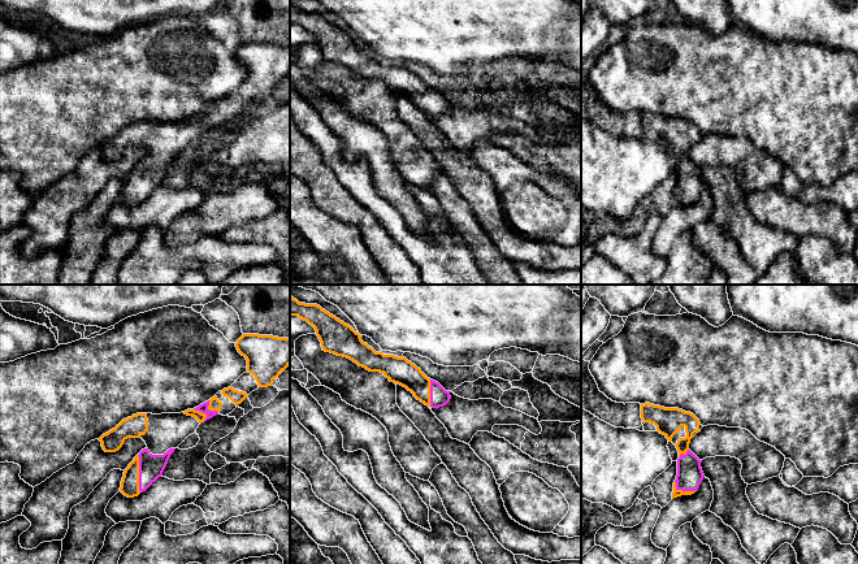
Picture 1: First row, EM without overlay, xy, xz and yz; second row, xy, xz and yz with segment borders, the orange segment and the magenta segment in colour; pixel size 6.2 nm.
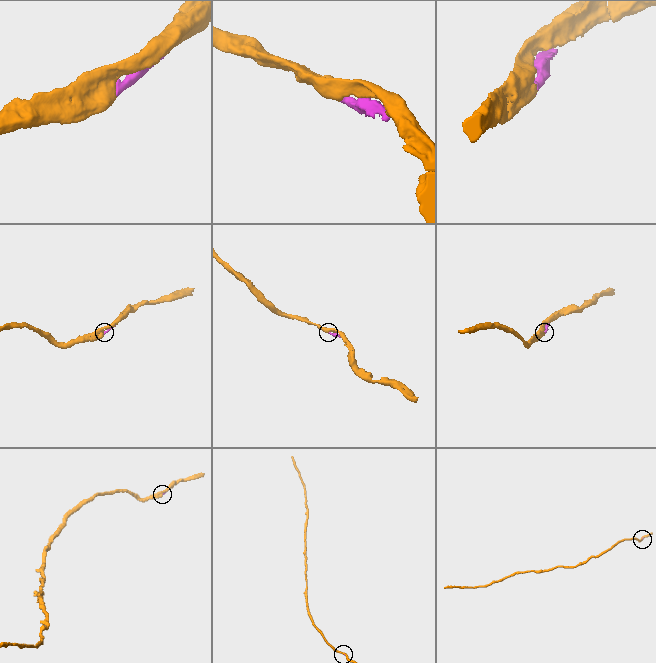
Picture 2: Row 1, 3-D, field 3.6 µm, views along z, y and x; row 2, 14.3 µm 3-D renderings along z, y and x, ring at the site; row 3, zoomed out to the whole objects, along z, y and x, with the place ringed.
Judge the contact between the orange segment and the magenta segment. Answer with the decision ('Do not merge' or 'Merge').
Merge

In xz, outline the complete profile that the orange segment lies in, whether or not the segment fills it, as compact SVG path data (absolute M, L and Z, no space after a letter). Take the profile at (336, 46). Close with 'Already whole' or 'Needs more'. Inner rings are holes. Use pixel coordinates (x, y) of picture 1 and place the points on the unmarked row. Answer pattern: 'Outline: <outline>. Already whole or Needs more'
Outline: M290 5L290 25L298 25L315 36L322 60L347 66L369 81L382 82L390 91L406 96L428 116L439 117L450 110L451 100L428 87L415 73L403 65L376 61L350 34L320 14L299 12Z. Needs more

